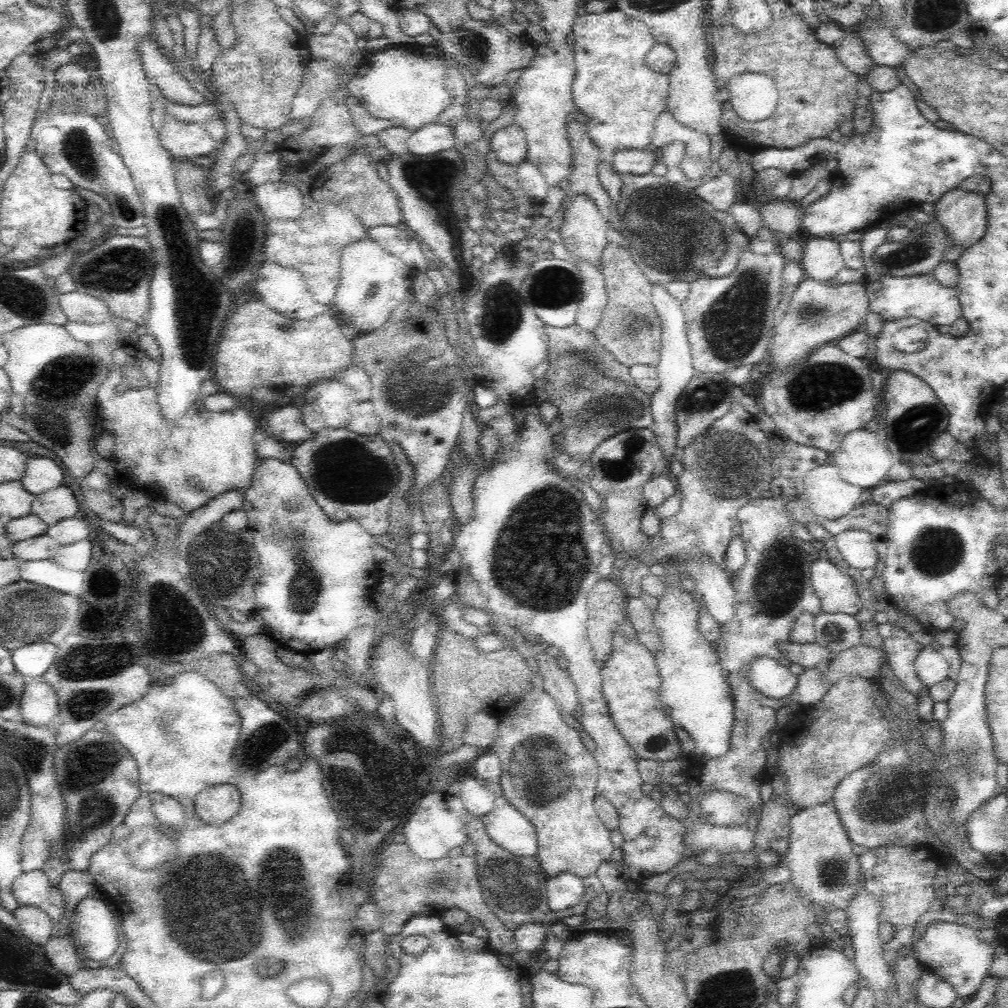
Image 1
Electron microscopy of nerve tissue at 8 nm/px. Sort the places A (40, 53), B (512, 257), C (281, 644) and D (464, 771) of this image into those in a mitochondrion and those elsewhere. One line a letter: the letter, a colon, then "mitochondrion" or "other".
A: other
B: mitochondrion
C: other
D: other

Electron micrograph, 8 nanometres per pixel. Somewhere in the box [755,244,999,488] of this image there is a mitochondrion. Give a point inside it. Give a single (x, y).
(818, 387)

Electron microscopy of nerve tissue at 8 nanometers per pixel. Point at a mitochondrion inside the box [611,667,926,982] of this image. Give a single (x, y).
(890, 797)

